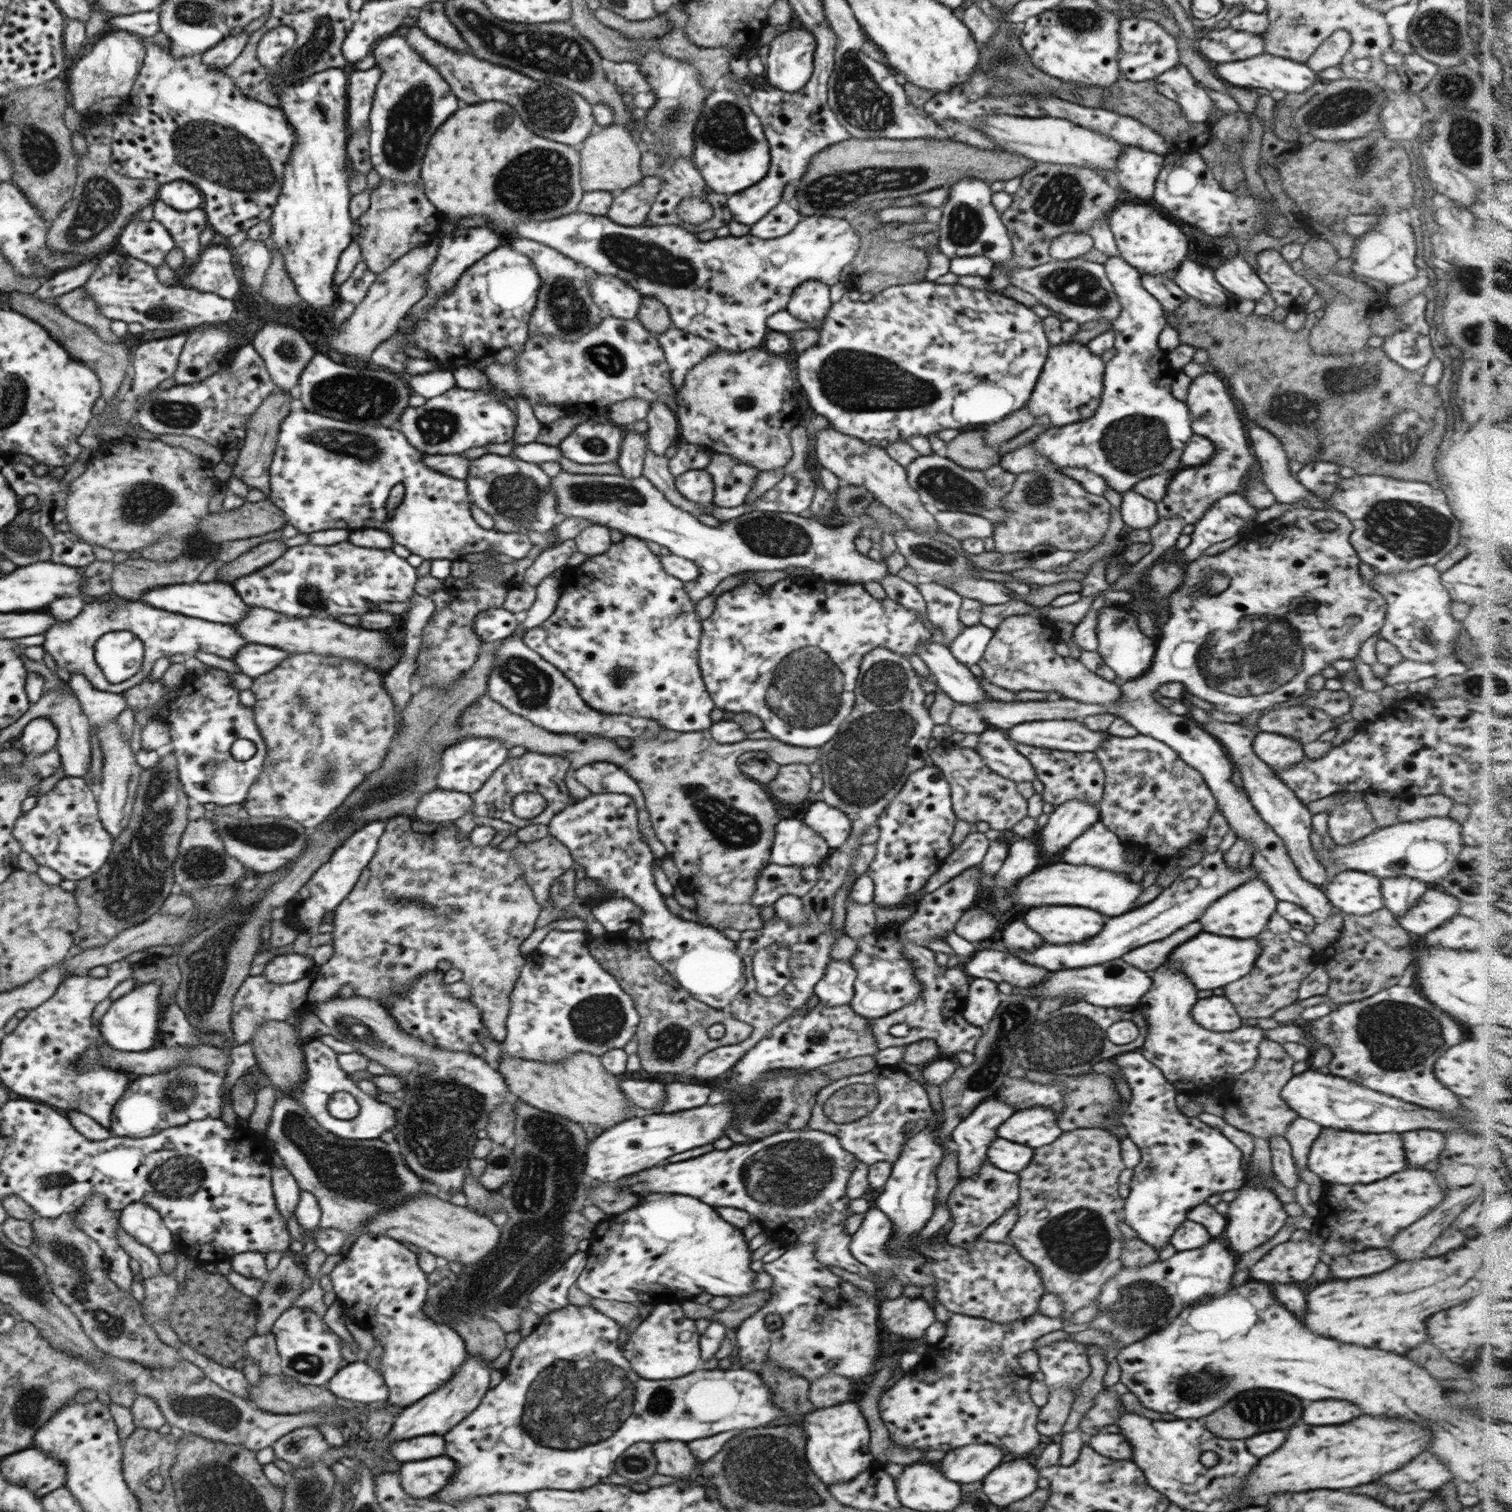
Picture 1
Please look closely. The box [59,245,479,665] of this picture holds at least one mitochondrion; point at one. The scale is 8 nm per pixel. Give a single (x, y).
(368, 398)

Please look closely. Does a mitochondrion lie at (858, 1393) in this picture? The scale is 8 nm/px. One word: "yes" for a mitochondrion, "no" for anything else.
no

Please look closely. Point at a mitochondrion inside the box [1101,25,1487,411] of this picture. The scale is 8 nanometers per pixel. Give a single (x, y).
(1343, 107)

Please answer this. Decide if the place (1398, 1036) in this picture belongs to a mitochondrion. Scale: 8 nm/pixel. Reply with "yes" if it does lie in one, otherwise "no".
yes

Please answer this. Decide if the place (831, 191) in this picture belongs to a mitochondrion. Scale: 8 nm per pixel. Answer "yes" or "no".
yes

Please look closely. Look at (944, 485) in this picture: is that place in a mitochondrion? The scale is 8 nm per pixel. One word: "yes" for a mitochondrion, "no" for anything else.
yes

